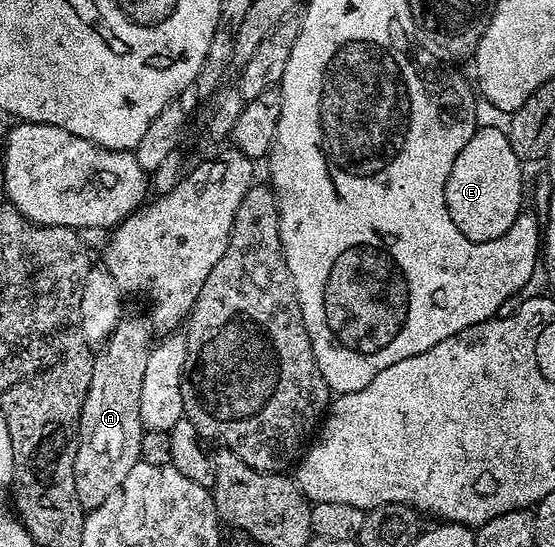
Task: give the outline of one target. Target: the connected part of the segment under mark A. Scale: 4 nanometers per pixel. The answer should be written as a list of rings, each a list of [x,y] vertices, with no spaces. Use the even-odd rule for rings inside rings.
[[[124,316],[95,357],[89,391],[79,416],[79,446],[73,463],[77,499],[85,511],[101,507],[140,461],[145,432],[141,419],[141,383],[151,354],[151,333],[153,326],[146,316]]]

